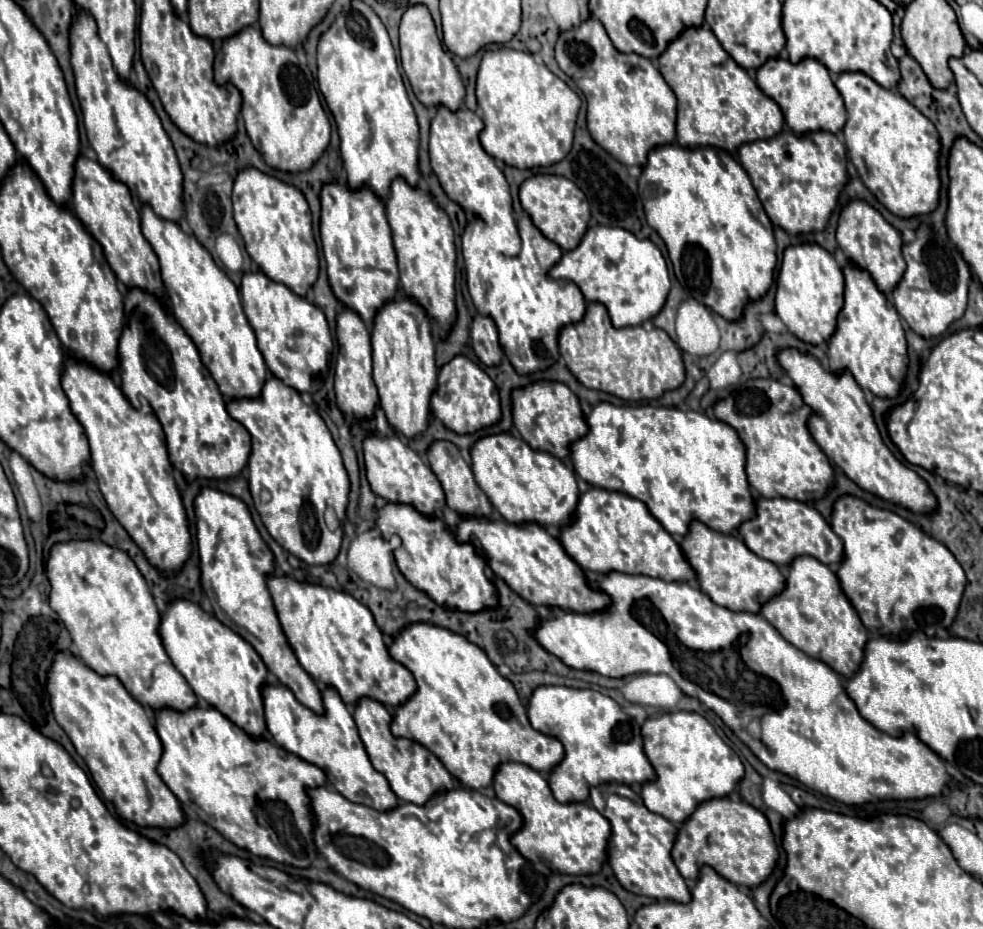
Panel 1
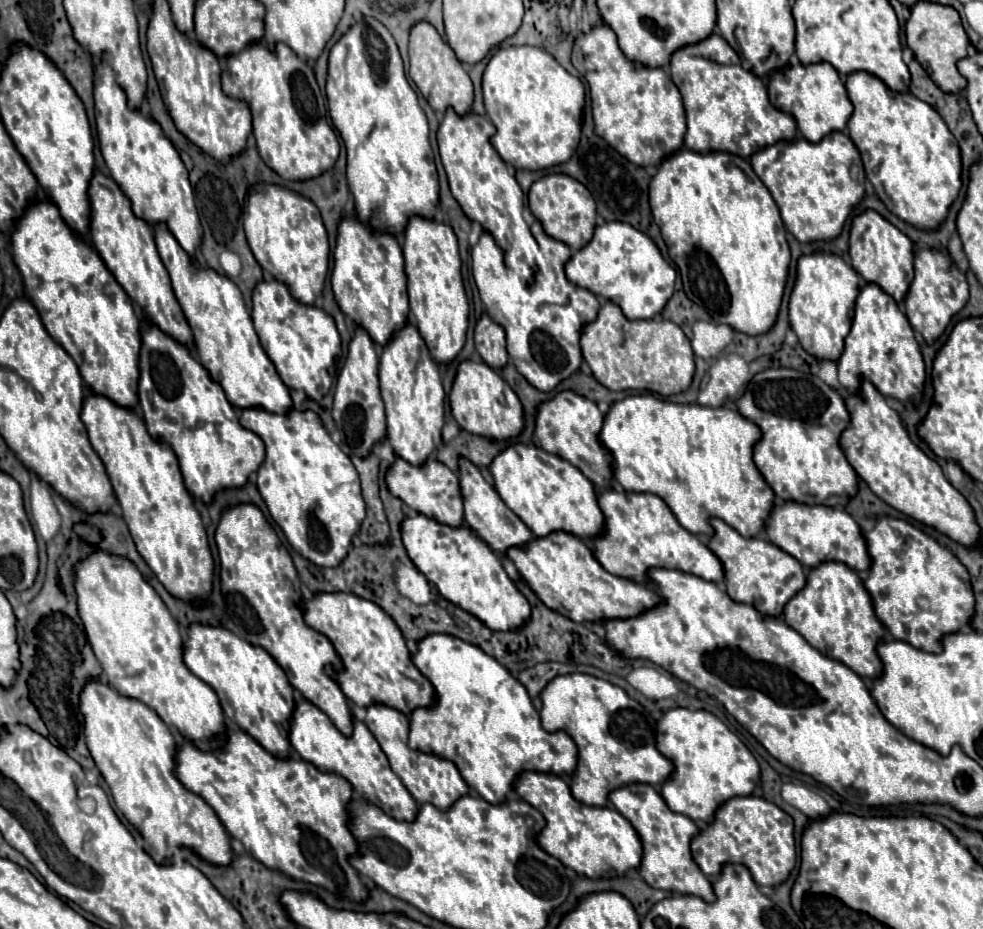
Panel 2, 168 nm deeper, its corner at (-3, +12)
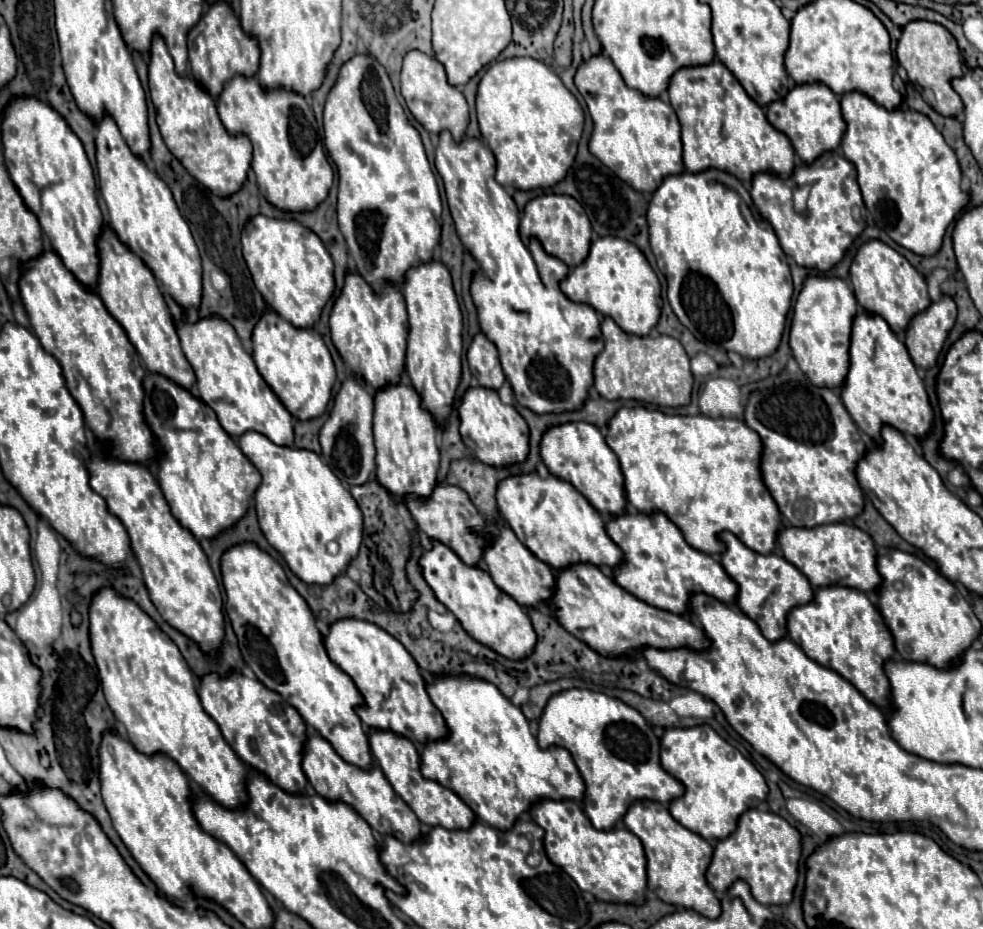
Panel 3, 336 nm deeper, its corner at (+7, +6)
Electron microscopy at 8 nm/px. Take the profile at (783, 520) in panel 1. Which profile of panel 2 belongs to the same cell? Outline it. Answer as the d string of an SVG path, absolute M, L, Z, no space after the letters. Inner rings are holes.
M784 501L772 507L764 529L770 543L796 557L804 567L818 565L820 561L840 561L854 571L864 571L870 565L864 537L860 537L860 525L840 507Z

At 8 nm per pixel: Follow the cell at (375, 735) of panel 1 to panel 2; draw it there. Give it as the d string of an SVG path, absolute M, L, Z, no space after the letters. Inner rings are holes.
M374 703L366 709L364 723L376 737L384 755L388 757L392 771L402 779L402 783L406 785L410 795L416 799L416 803L428 801L428 803L440 805L440 809L448 809L448 805L452 805L452 801L456 801L456 797L460 797L460 793L468 793L468 785L462 783L464 779L460 777L460 773L452 761L442 759L434 753L414 751L408 747L408 719L404 713L392 709L384 703Z

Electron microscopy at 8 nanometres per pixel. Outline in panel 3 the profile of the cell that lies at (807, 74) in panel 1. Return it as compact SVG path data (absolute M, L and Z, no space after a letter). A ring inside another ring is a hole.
M806 83L794 87L784 99L768 105L766 117L774 129L782 131L790 139L794 151L806 165L814 163L814 159L818 159L822 153L834 151L846 131L846 123L840 115L838 97L822 83Z

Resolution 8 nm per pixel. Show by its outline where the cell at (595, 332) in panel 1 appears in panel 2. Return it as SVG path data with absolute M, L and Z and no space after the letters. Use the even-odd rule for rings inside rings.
M606 301L598 317L582 327L580 349L598 383L612 391L640 389L672 395L688 389L692 383L694 353L684 331L668 319L630 321L612 301Z

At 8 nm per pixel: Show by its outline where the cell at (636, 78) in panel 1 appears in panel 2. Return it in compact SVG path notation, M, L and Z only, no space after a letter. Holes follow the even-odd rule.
M594 25L590 33L572 45L572 65L586 75L592 99L594 131L620 155L636 165L660 165L660 161L684 145L684 105L674 81L662 67L630 61L618 47L616 33L606 25Z

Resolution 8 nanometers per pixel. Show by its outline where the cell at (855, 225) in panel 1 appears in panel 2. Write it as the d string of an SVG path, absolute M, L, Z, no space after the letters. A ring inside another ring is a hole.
M868 209L852 219L850 227L850 259L852 267L858 271L858 275L866 283L880 285L894 301L902 301L906 297L908 285L914 277L914 265L912 265L912 249L914 243L904 235L900 229L896 229L888 219L884 219L880 213Z

